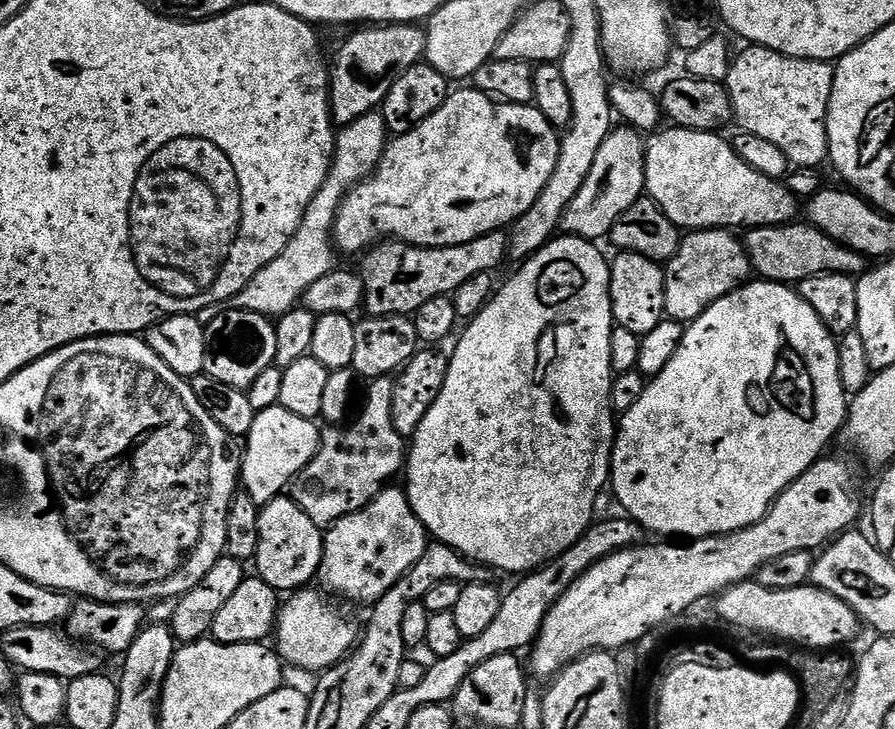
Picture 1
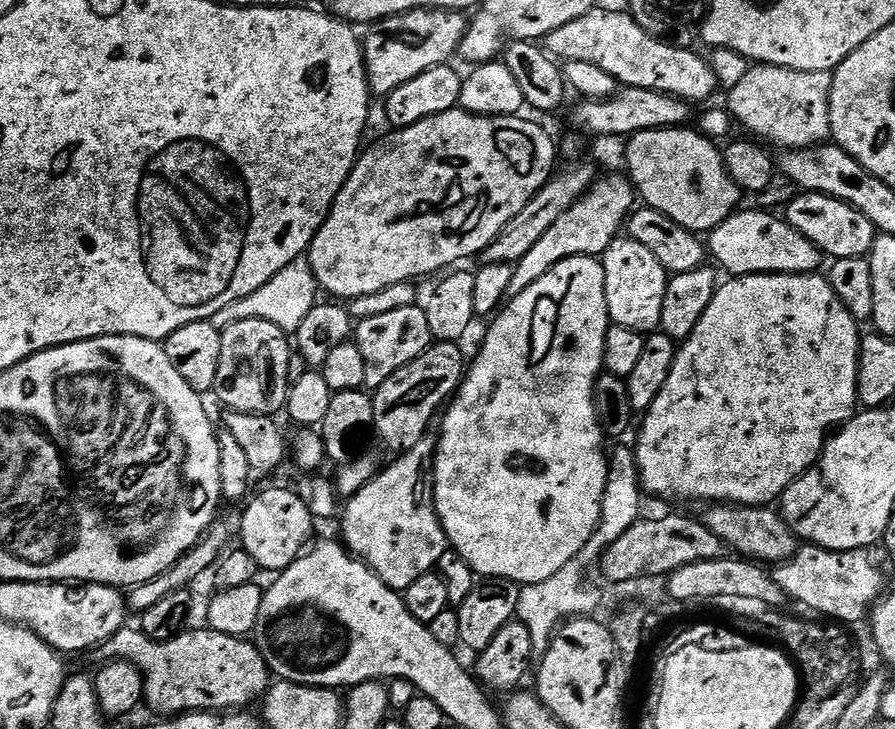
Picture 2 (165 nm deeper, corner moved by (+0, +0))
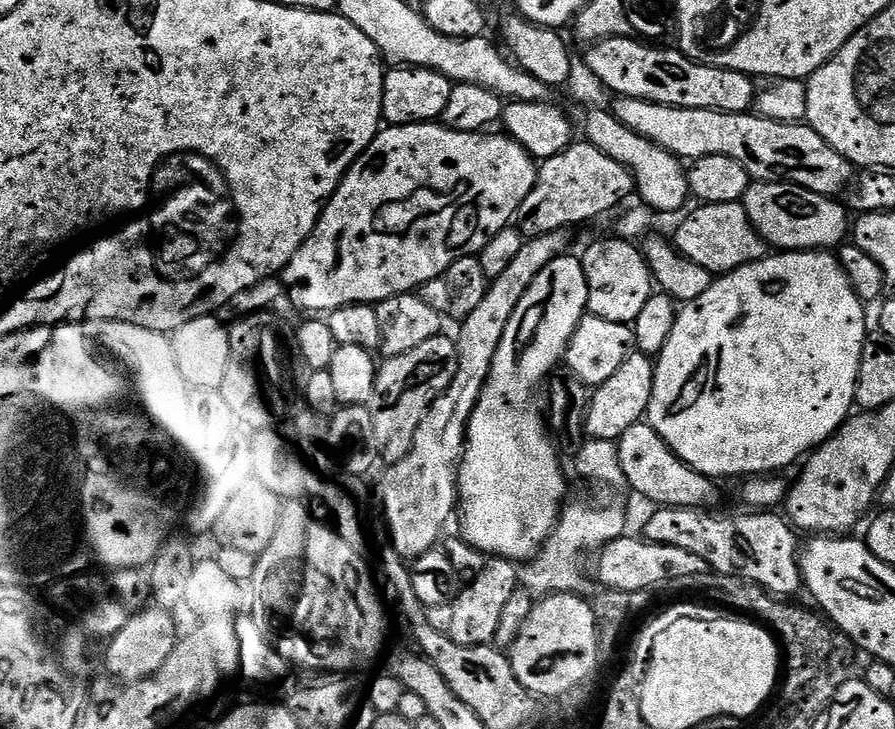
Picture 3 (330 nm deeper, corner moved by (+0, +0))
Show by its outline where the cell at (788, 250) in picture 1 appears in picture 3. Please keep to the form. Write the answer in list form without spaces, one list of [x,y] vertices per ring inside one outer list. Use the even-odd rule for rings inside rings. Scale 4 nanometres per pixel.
[[[701,203],[680,224],[674,235],[674,243],[683,256],[690,257],[703,268],[711,268],[713,273],[727,274],[736,268],[753,264],[764,259],[766,240],[761,236],[760,229],[748,219],[748,211],[743,203],[705,204]]]

